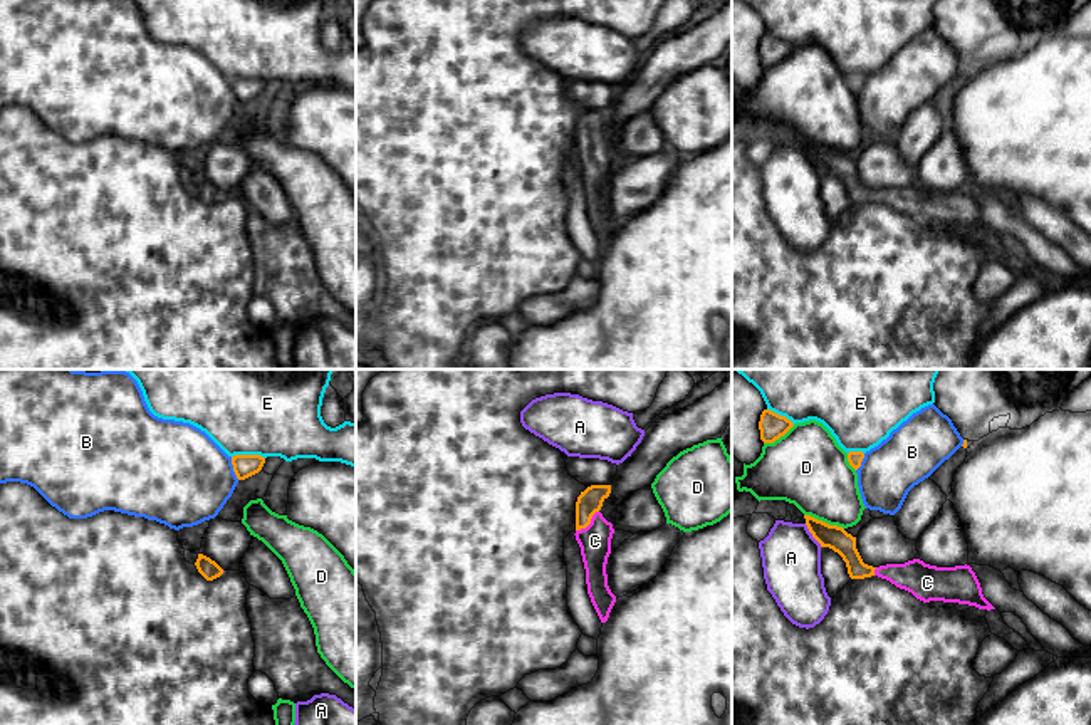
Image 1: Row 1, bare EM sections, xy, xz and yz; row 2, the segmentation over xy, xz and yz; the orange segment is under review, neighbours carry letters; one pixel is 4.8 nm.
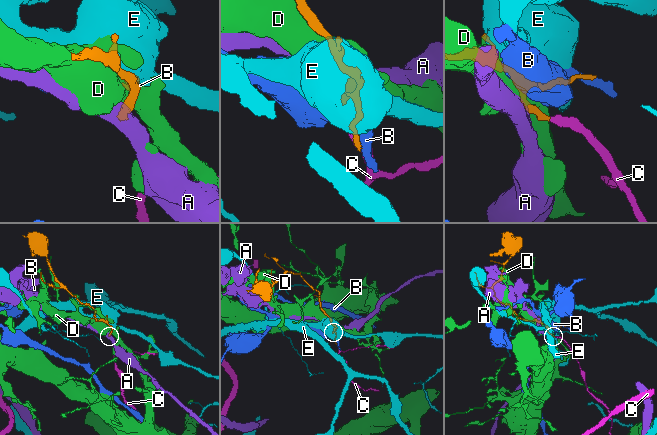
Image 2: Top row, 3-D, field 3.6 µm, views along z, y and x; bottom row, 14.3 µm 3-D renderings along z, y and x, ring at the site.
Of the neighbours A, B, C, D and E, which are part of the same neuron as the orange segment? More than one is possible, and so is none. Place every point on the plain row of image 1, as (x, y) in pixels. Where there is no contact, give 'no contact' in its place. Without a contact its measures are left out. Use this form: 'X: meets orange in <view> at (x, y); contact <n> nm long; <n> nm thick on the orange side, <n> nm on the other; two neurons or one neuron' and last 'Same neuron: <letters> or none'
A: meets orange in yz at (813, 160); contact 140 nm long; 120 nm thick on the orange side, 280 nm on the other; two neurons
B: meets orange in xy at (234, 93); contact 120 nm long; 110 nm thick on the orange side, 460 nm on the other; two neurons
C: meets orange in xz at (588, 148); contact 150 nm long; 120 nm thick on the orange side, 160 nm on the other; one neuron
D: meets orange in yz at (824, 146); contact 200 nm long; 120 nm thick on the orange side, 360 nm on the other; two neurons
E: meets orange in xy at (249, 79); contact 160 nm long; 110 nm thick on the orange side, 380 nm on the other; two neurons
Same neuron: C

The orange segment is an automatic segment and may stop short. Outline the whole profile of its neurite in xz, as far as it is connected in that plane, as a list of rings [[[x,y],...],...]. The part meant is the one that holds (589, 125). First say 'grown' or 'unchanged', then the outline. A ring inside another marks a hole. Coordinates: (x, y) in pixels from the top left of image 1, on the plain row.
grown; [[[591,109],[576,126],[576,164],[586,193],[586,208],[591,227],[606,247],[616,227],[616,220],[608,210],[606,188],[611,178],[613,148],[599,136],[609,121],[611,109]]]

